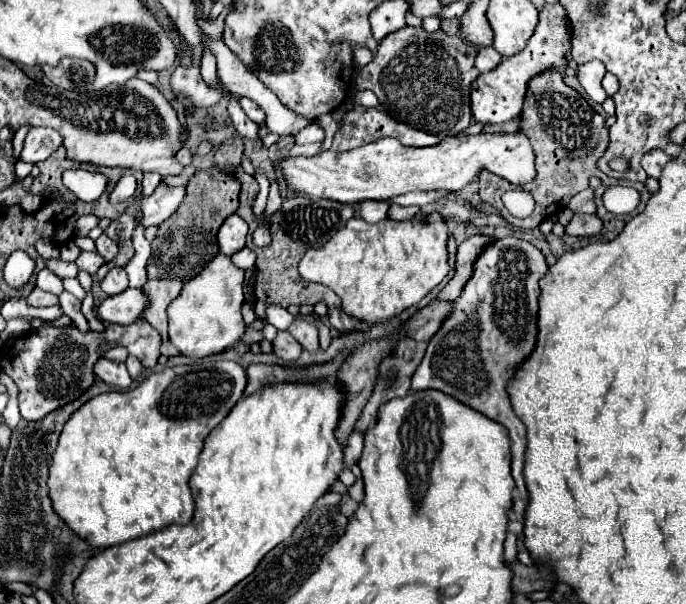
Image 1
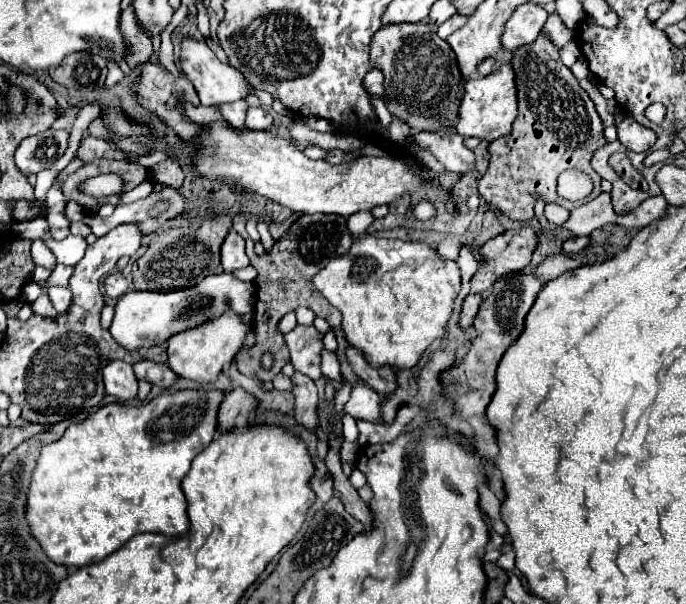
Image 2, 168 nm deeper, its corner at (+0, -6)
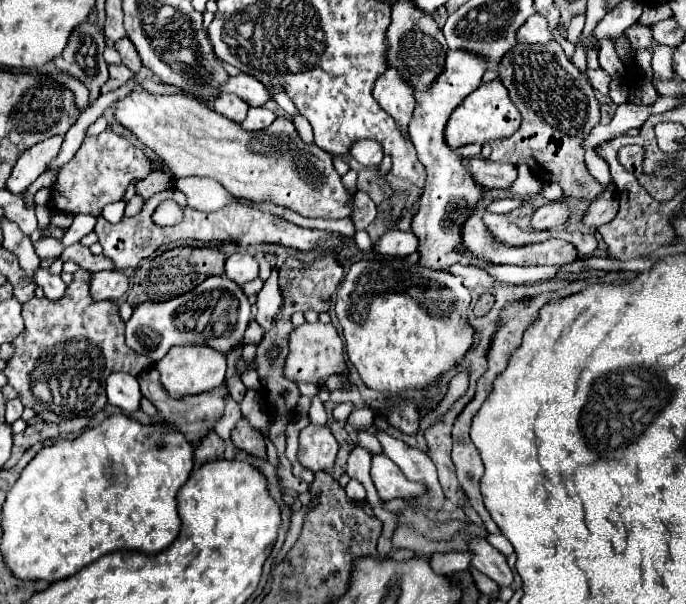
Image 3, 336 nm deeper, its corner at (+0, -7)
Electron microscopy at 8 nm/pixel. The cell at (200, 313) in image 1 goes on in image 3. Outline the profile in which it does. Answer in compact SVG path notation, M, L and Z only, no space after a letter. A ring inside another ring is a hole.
M176 345L154 367L160 373L160 383L174 399L184 399L188 395L212 391L220 387L226 377L226 357L206 345L190 345L190 347Z

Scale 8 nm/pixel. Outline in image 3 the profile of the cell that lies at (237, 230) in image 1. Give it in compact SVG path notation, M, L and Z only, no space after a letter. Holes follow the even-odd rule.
M234 253L226 261L226 277L236 281L238 285L256 279L258 271L260 271L258 261L248 253Z

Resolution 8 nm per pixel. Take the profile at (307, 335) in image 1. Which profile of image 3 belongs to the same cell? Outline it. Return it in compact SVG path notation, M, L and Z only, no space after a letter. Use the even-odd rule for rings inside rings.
M304 323L300 327L296 327L290 335L290 353L286 357L284 363L284 377L294 381L294 383L314 383L316 387L322 387L326 383L328 377L332 375L346 375L346 379L342 381L342 389L350 389L350 371L348 371L348 363L344 359L344 343L336 331L334 325L326 325L326 323Z

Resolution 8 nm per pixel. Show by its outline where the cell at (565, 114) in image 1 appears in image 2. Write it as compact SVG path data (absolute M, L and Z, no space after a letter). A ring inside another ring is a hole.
M538 36L530 46L514 50L512 66L518 88L518 118L514 120L510 134L490 144L490 164L486 174L478 180L478 194L506 218L530 222L536 198L544 200L544 204L554 202L572 210L572 202L556 194L556 178L568 168L582 170L592 178L594 190L588 194L588 200L598 196L600 176L590 168L590 160L594 152L606 144L606 138L592 100L562 64L560 54L550 40Z

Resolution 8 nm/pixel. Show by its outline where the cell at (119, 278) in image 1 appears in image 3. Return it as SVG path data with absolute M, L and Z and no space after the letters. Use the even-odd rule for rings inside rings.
M98 271L90 279L90 295L94 301L116 301L128 291L128 277L118 271Z

